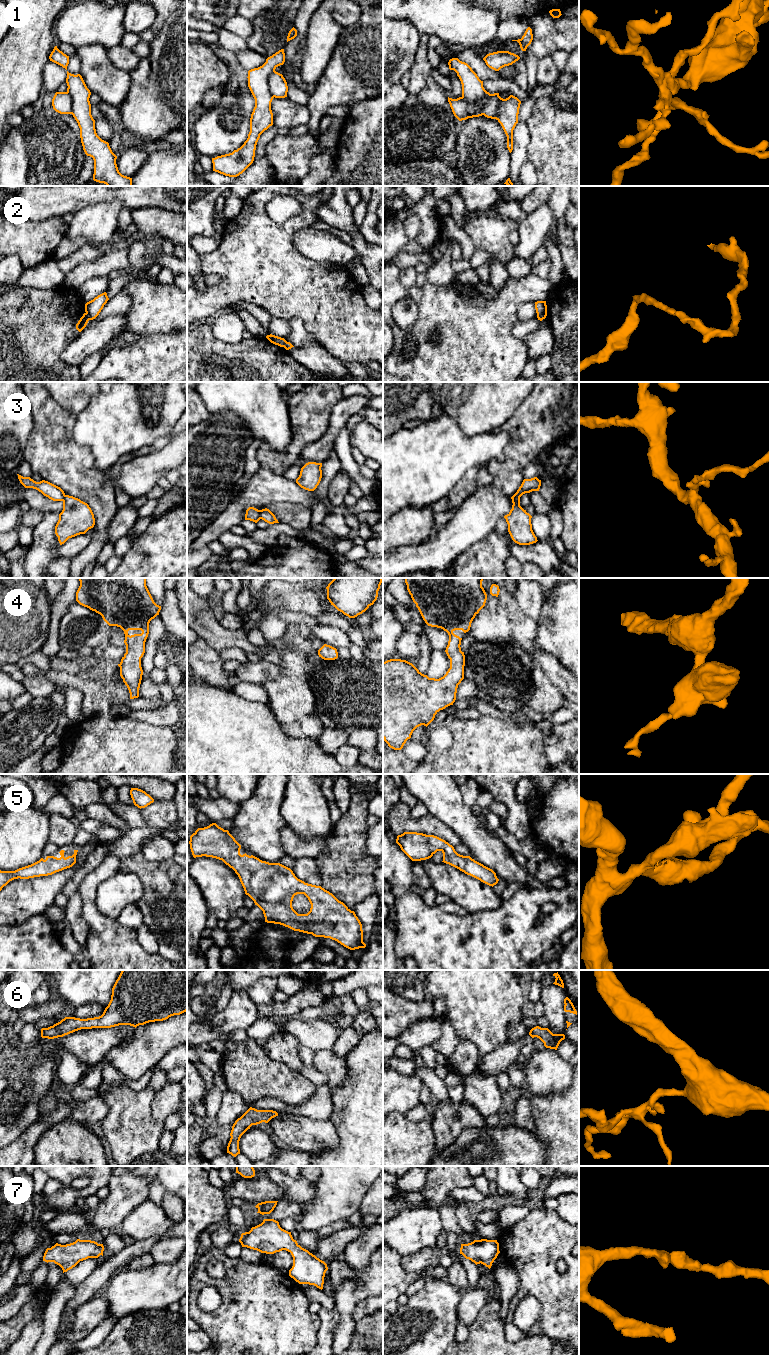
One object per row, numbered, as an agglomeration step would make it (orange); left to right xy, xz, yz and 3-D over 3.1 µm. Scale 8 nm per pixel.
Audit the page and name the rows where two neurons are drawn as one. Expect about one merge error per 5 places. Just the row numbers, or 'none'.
1, 2, 3

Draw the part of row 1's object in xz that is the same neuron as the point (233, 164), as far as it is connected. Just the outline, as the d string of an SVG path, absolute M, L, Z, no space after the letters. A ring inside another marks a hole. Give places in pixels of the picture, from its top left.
M284 49L266 59L266 62L248 71L248 87L255 99L250 118L250 132L244 144L232 153L212 158L213 171L229 177L242 174L254 161L260 135L273 125L271 102L273 95L268 85L269 75L285 62Z

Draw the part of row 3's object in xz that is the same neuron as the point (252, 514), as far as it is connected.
M249 507L246 510L245 520L250 520L250 521L257 523L260 519L261 519L260 510L254 507Z

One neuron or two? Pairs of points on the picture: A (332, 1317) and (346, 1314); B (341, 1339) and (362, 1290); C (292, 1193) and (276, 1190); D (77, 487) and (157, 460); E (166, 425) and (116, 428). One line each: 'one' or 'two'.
A: two
B: one
C: two
D: two
E: one

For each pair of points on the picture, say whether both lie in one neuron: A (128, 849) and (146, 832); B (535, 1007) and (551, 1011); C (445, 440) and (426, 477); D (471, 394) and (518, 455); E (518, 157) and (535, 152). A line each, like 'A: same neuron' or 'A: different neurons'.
A: same neuron
B: different neurons
C: same neuron
D: different neurons
E: different neurons

